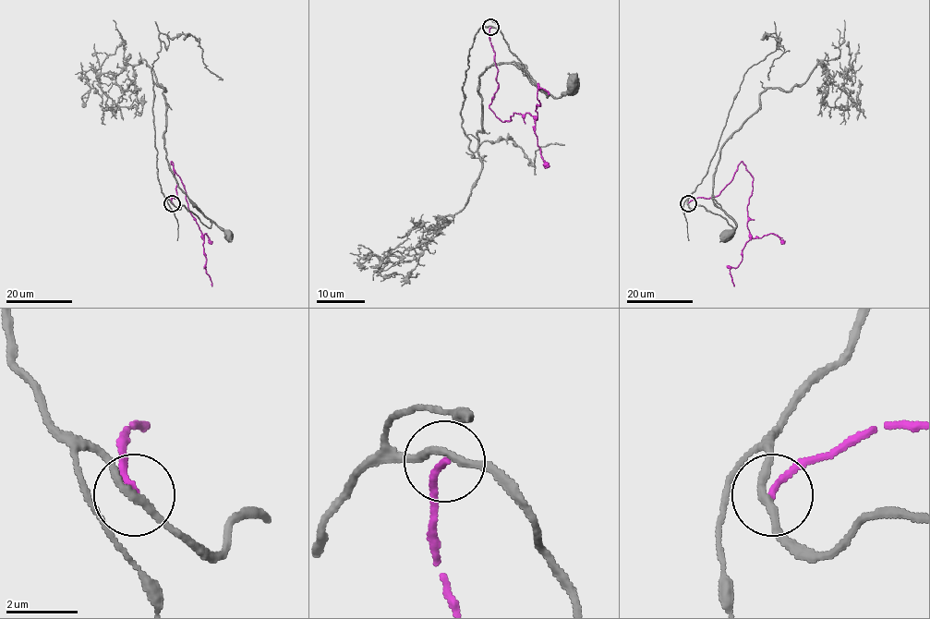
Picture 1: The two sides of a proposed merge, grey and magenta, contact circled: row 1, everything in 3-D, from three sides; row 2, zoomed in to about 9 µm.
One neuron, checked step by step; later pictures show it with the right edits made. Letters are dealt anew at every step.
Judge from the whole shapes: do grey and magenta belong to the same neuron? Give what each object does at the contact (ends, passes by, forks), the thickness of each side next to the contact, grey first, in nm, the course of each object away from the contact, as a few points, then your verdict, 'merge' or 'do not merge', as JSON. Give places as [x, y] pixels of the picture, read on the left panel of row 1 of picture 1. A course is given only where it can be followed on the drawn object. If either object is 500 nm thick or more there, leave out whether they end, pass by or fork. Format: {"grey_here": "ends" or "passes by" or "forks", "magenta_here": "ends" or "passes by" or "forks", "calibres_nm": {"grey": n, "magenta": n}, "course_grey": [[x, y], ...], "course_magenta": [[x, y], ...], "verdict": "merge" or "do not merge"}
{"grey_here": "passes by", "magenta_here": "ends", "calibres_nm": {"grey": 200, "magenta": 170}, "course_grey": [[173, 203], [211, 226], [165, 157], [165, 91], [154, 71], [143, 59], [114, 78], [89, 69], [88, 97]], "course_magenta": [[173, 203], [177, 181], [172, 162], [185, 190], [188, 209], [204, 239], [206, 262], [204, 267], [211, 286]], "verdict": "do not merge"}

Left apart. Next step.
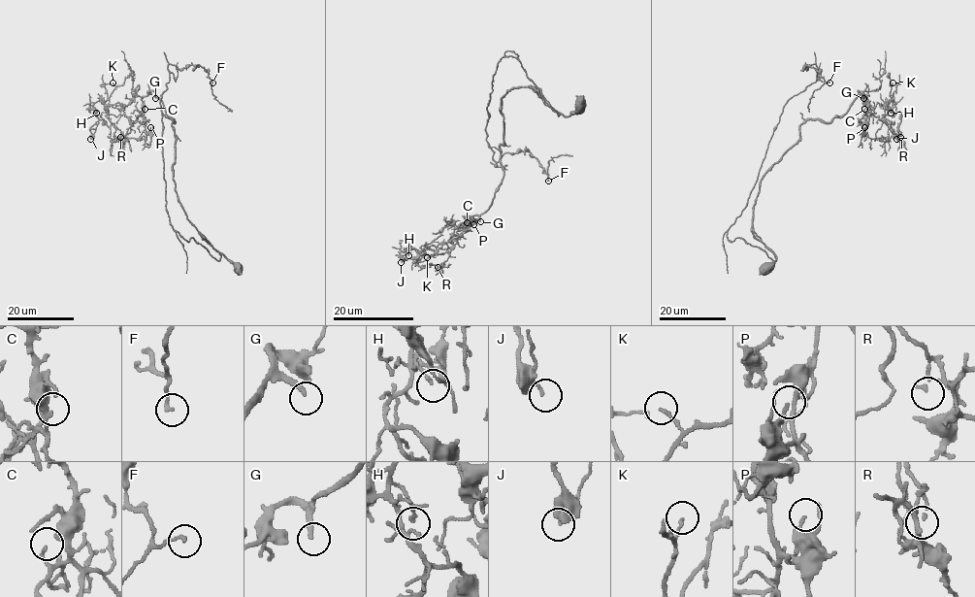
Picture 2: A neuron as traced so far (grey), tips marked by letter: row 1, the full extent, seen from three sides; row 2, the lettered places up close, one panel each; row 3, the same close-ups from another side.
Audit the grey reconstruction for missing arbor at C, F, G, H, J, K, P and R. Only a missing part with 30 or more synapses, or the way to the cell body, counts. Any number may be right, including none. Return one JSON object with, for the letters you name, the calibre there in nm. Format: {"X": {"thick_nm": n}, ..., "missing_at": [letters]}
{"G": {"thick_nm": 200}, "missing_at": ["G"]}

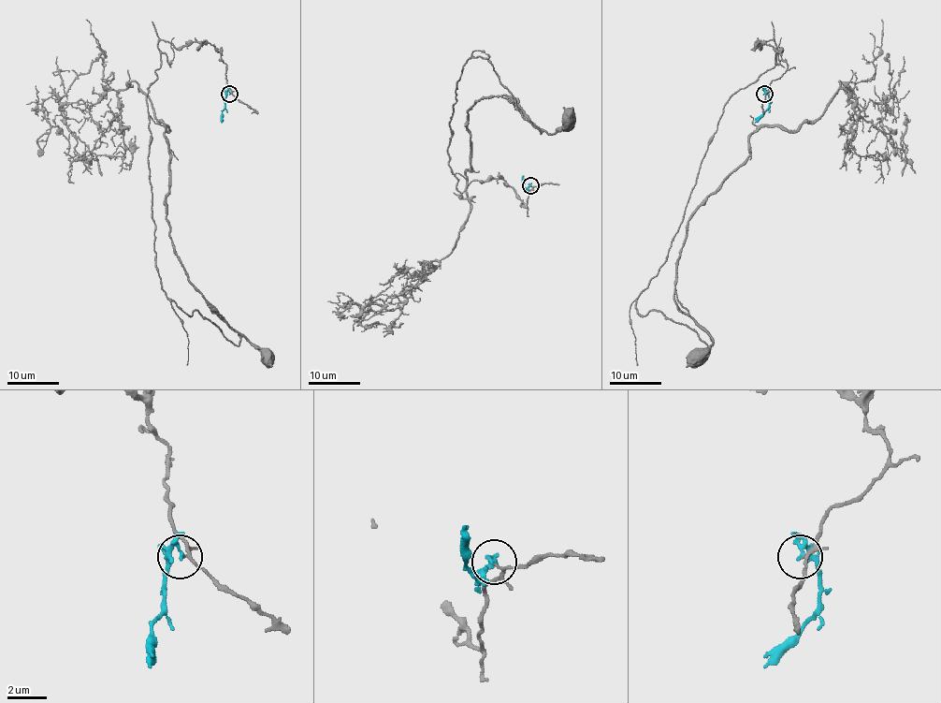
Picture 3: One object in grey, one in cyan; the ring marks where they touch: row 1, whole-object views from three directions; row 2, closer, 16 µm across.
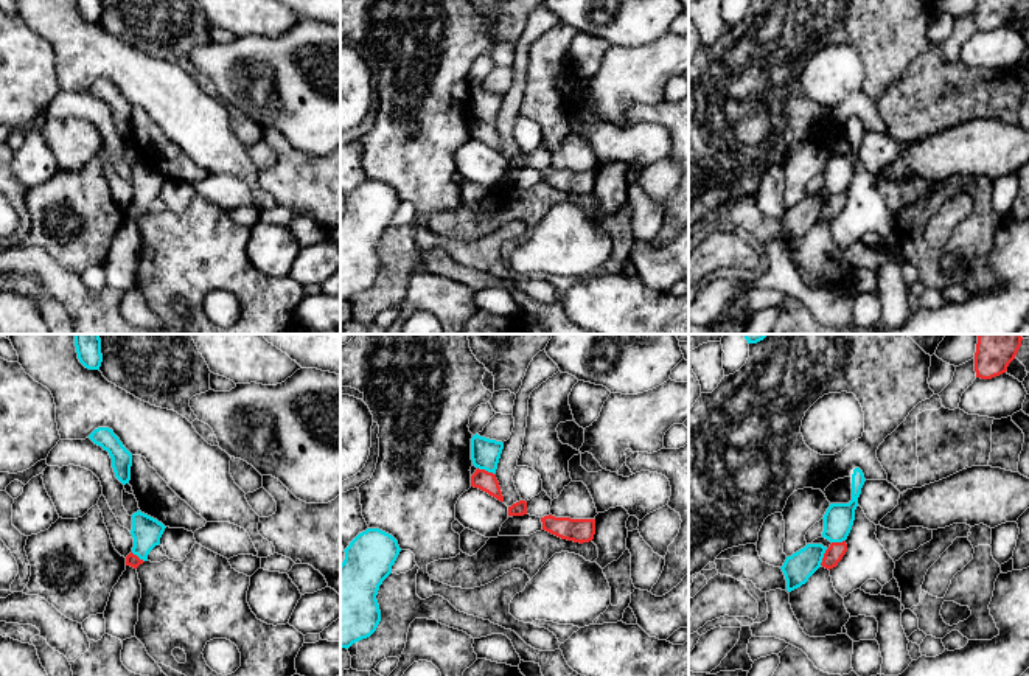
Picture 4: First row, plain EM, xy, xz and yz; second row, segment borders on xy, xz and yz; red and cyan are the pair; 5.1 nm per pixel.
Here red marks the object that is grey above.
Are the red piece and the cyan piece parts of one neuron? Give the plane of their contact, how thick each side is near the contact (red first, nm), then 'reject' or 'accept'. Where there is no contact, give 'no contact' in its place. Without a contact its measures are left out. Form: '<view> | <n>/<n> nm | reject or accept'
xz | 100/150 nm | reject

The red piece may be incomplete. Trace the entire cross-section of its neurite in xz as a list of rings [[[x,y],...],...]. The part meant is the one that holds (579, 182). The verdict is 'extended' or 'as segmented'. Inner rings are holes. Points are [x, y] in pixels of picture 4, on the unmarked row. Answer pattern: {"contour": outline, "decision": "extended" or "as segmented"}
{"contour": [[[552,166],[541,169],[542,182],[567,193],[589,194],[595,186],[595,171],[555,169]]], "decision": "as segmented"}

